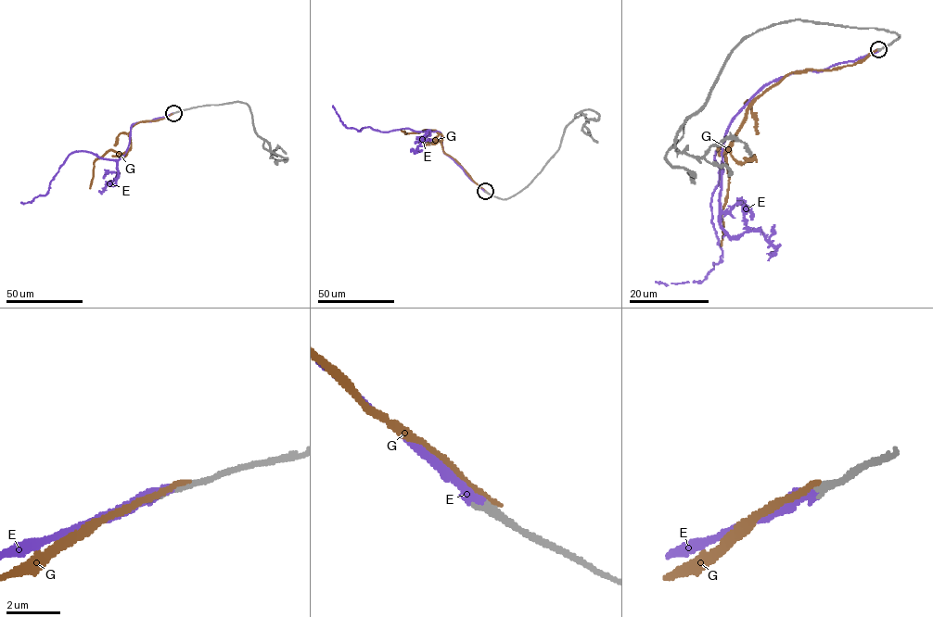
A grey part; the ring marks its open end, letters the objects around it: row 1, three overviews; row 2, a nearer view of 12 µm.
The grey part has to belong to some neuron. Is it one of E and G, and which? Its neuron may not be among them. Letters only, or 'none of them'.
E

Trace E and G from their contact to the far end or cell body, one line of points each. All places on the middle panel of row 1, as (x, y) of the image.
E: (485, 191), (443, 152), (438, 131), (403, 128), (382, 132), (370, 127), (358, 131), (346, 128), (332, 106)
G: (485, 191), (443, 150), (442, 135), (433, 130), (406, 133), (402, 131)

